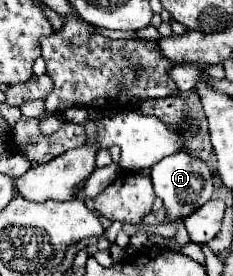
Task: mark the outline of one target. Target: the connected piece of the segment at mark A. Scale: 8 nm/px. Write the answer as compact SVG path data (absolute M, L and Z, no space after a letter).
M176 152L170 158L164 158L160 162L156 162L156 166L150 168L150 178L152 178L152 186L156 196L164 202L166 208L166 222L174 222L174 220L184 220L188 214L192 214L192 210L198 210L202 204L206 204L212 196L214 184L212 184L212 172L210 168L186 154L186 152Z

